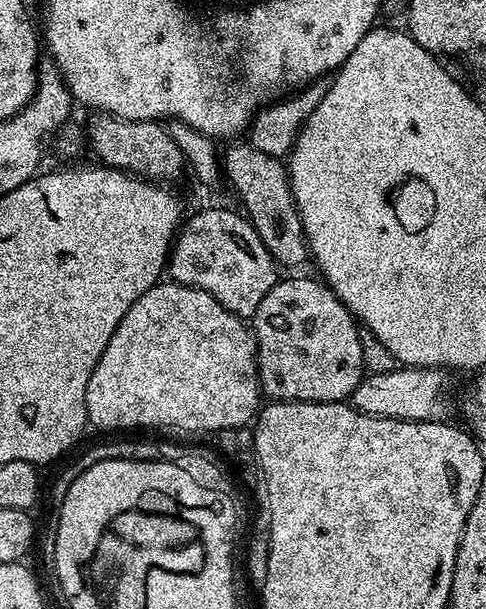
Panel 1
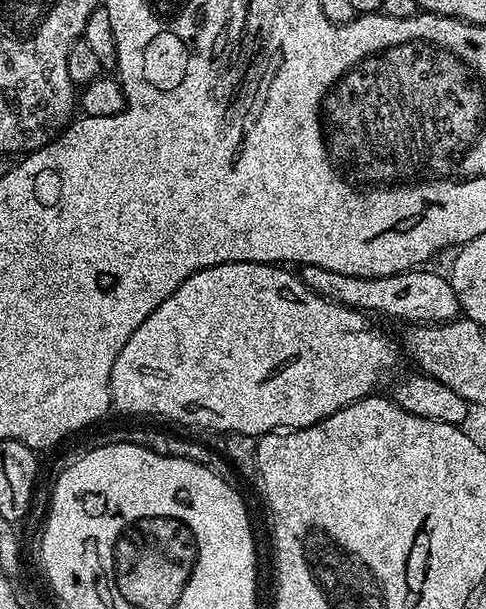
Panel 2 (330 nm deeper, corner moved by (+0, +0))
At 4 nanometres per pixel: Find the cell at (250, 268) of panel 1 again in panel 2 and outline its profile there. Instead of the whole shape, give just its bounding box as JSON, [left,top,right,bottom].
[302,266,461,324]

